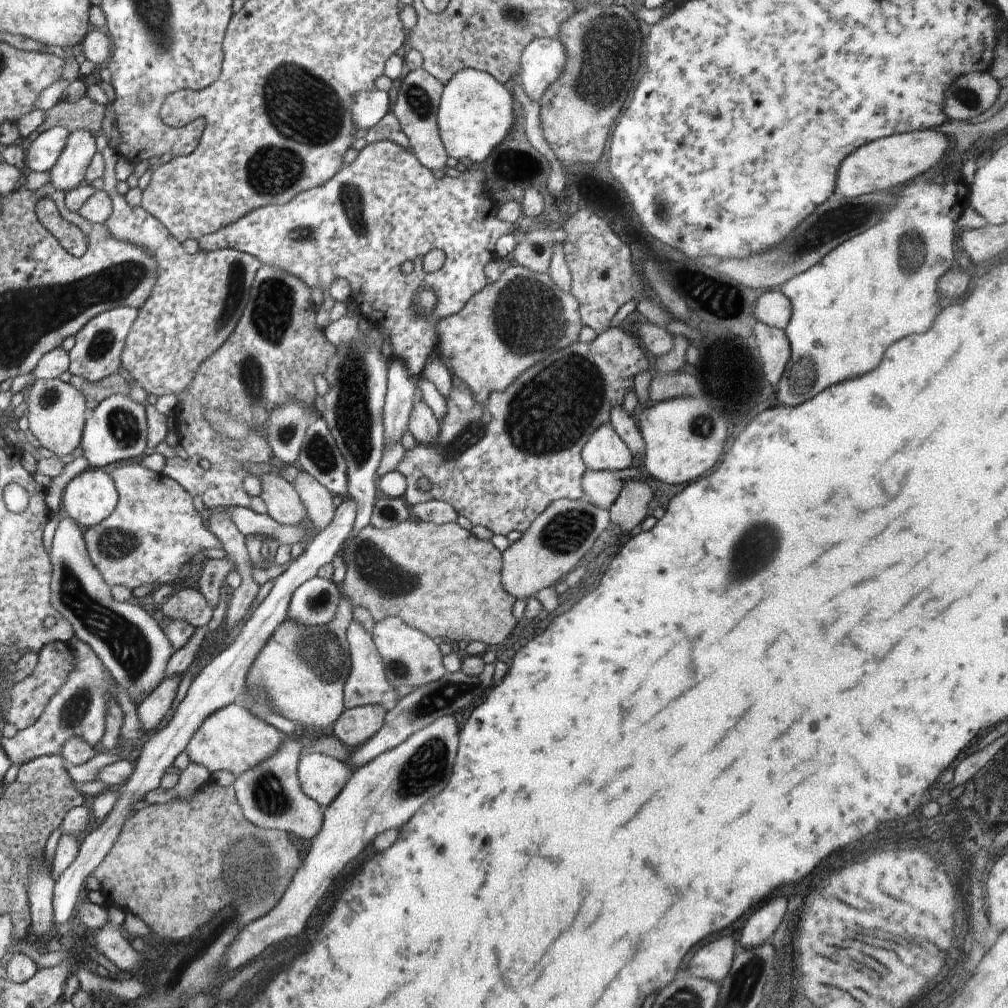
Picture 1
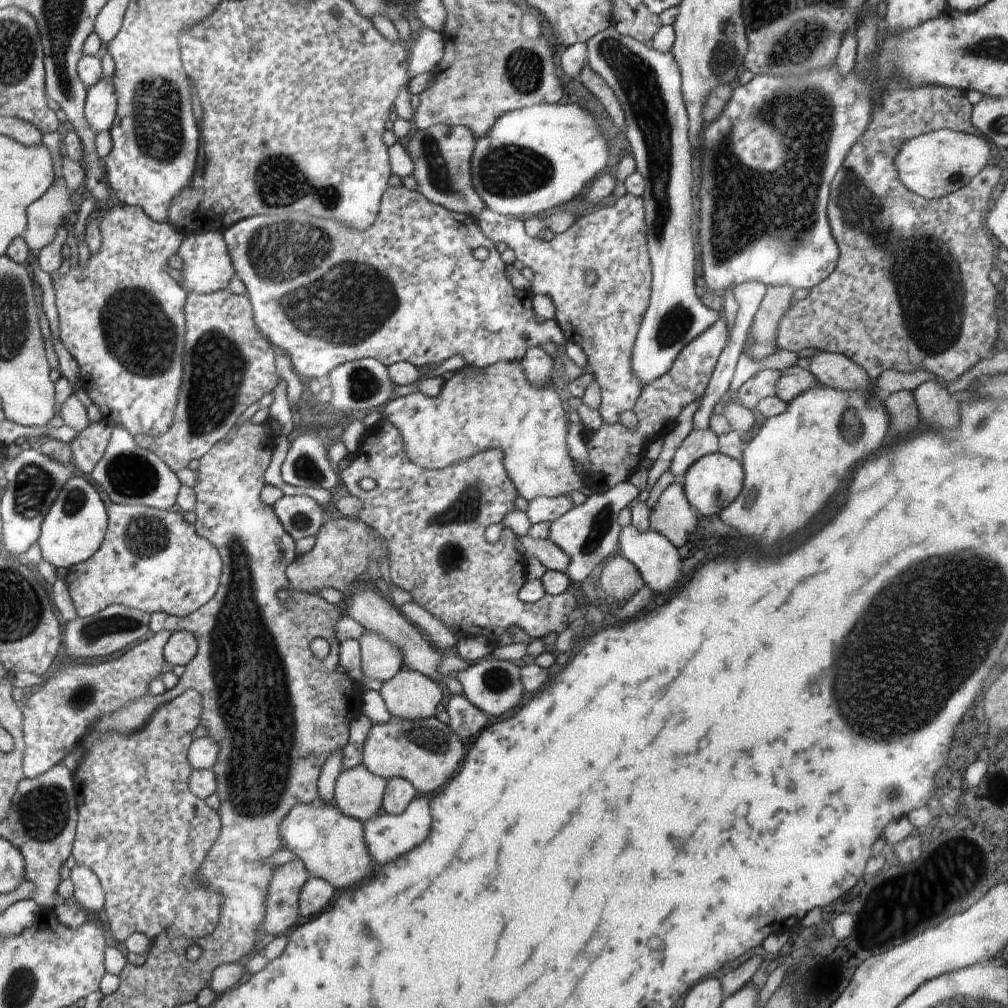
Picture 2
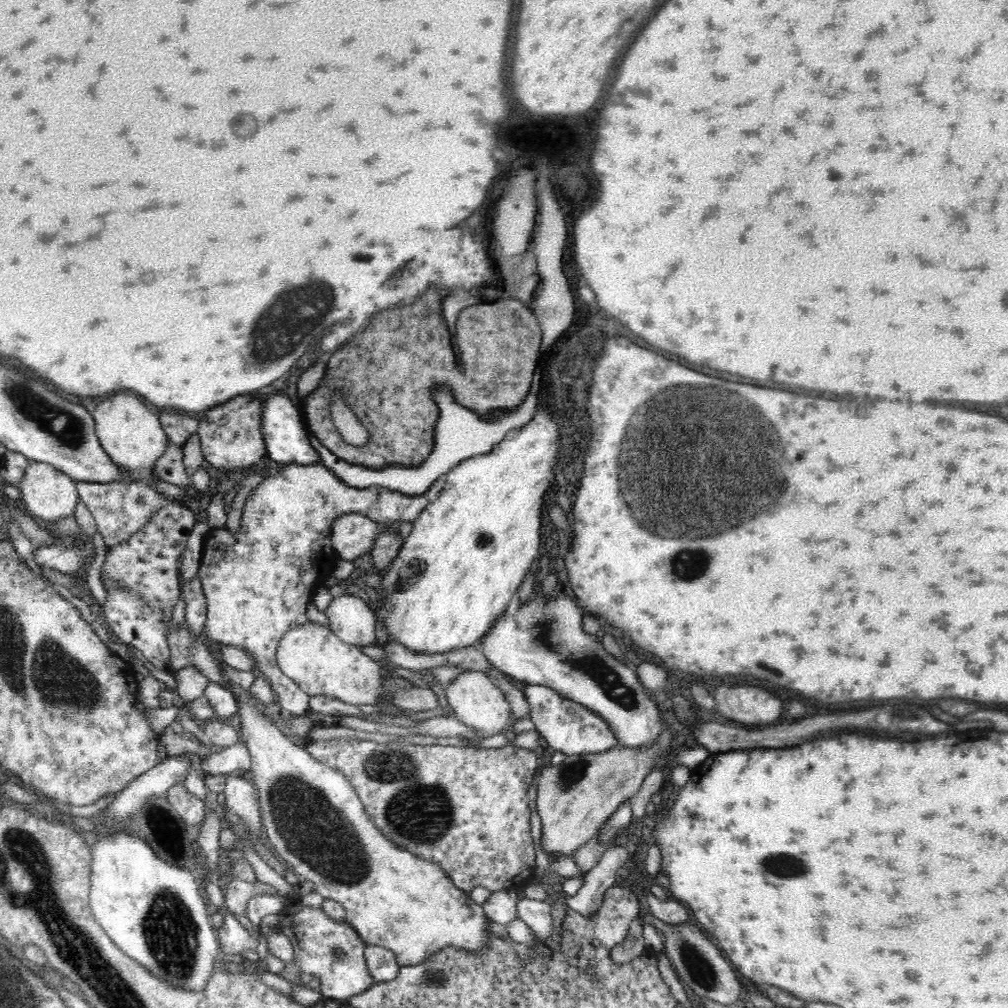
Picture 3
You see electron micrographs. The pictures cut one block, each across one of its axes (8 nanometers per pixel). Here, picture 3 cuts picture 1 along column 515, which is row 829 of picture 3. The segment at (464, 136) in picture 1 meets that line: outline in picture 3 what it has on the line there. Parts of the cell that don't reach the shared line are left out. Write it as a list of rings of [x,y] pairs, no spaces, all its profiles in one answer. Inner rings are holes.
[[[118,826],[102,827],[100,832],[102,832],[102,836],[98,836],[100,840],[98,840],[94,846],[91,846],[92,855],[89,878],[91,886],[89,890],[89,906],[91,907],[95,920],[106,931],[108,937],[110,937],[120,947],[120,949],[126,953],[126,955],[144,965],[144,967],[146,967],[150,973],[154,974],[154,976],[180,989],[192,991],[202,990],[209,981],[209,978],[214,974],[214,962],[217,961],[216,958],[218,953],[221,952],[221,948],[216,928],[213,927],[210,918],[208,918],[207,909],[210,906],[209,902],[204,901],[204,898],[200,895],[198,883],[196,883],[196,877],[192,875],[190,869],[170,864],[158,858],[158,856],[152,851],[152,848],[150,848],[144,840],[140,840],[140,838],[137,838],[136,836],[131,836],[131,834],[122,832],[121,828]]]

